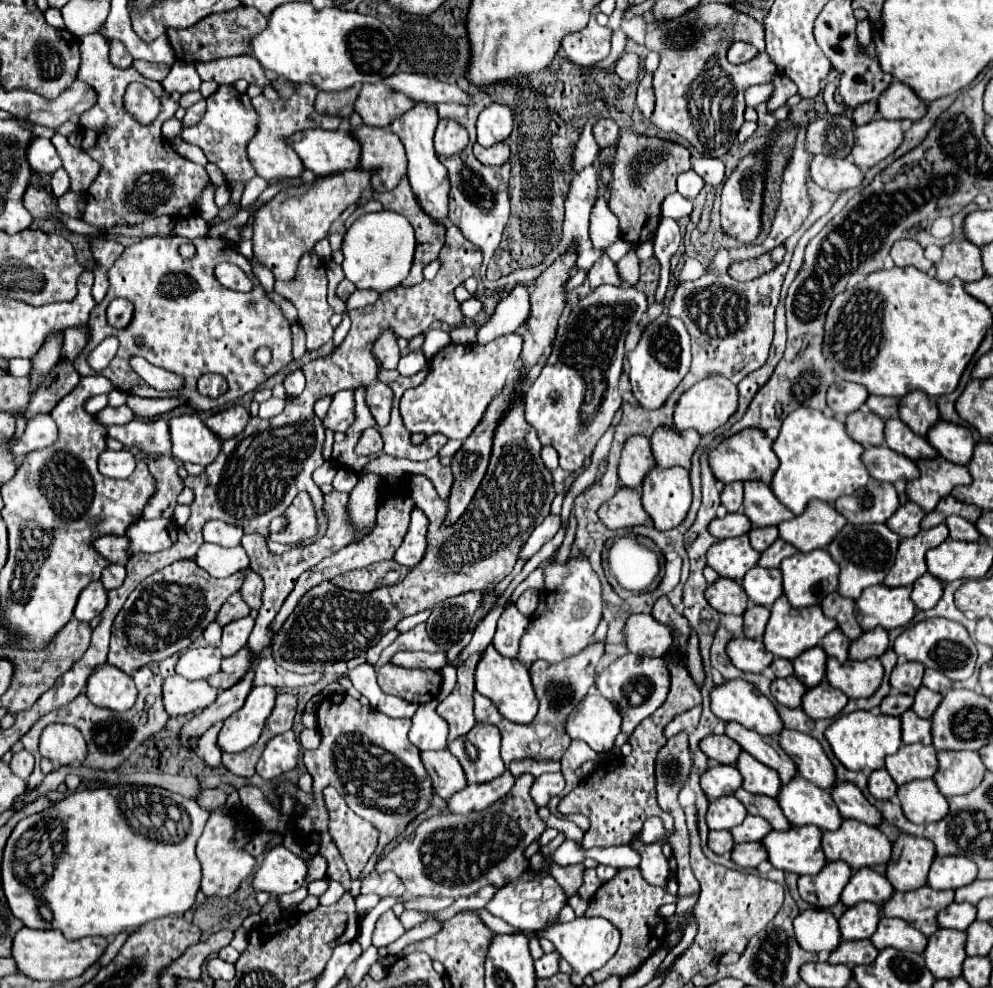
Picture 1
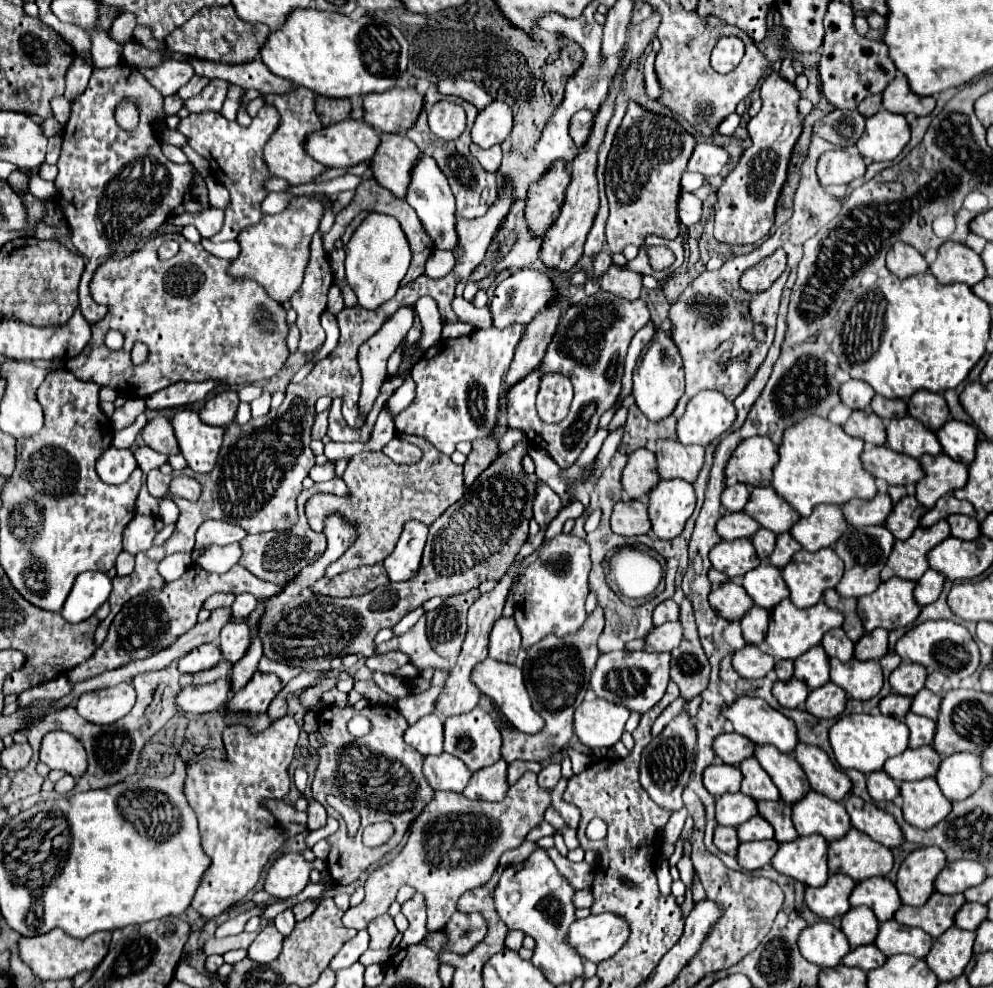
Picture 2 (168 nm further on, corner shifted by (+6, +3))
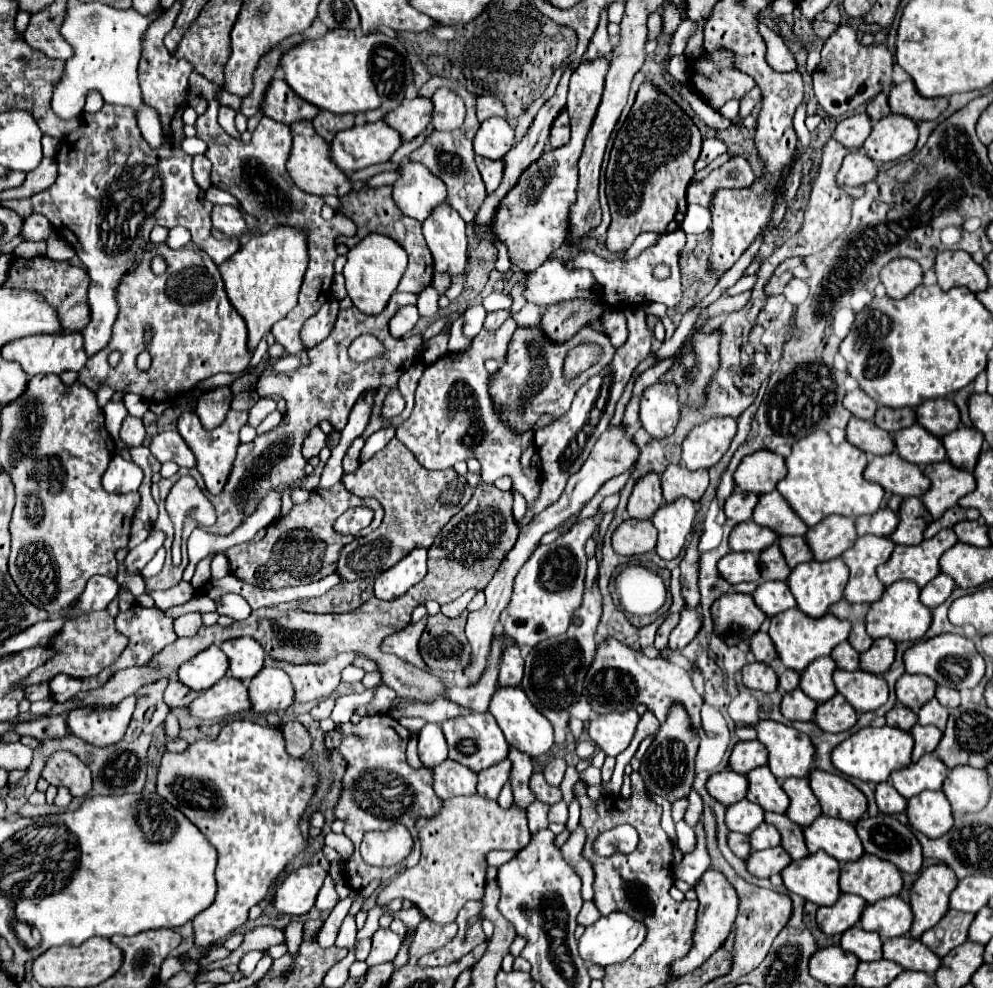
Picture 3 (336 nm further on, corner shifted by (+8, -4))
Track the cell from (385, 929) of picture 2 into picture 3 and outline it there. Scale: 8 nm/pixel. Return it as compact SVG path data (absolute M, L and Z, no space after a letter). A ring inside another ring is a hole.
M377 929L373 935L371 953L369 953L365 963L367 965L379 965L379 963L395 959L401 943L403 943L403 939L397 933L393 933L391 929Z

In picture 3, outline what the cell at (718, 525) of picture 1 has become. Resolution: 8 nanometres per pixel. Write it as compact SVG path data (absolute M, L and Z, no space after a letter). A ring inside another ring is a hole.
M743 521L733 527L733 531L729 535L729 547L733 551L759 553L765 547L769 547L771 543L775 543L775 539L777 539L777 535L771 529L761 527L753 521Z

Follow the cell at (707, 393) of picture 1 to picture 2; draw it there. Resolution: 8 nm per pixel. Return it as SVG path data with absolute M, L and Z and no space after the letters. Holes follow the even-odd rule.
M699 392L689 404L683 418L677 424L679 442L709 446L725 430L733 426L737 418L735 406L721 392Z

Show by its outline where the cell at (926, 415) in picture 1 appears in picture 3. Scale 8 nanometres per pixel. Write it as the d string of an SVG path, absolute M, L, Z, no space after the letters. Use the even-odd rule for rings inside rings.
M949 397L929 399L915 409L917 423L923 425L933 435L947 435L949 431L959 427L959 409Z

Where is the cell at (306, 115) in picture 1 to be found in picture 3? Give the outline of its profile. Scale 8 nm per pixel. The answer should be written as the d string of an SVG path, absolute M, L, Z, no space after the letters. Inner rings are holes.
M293 123L291 125L291 135L293 135L293 147L291 147L291 155L287 159L287 171L289 177L293 179L293 183L297 183L297 187L301 187L301 191L311 193L311 195L345 195L351 191L351 181L347 179L347 175L343 171L339 171L331 159L329 159L329 143L325 143L325 139L321 139L321 135L317 135L317 131L313 131L313 123Z

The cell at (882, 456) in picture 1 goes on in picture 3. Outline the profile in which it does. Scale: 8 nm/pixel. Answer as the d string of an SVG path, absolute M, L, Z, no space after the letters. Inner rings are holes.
M895 451L889 455L873 457L863 477L901 497L921 497L931 485L931 481L917 465L903 461Z

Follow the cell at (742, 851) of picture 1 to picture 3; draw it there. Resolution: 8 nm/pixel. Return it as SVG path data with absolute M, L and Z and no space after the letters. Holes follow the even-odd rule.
M783 847L751 851L747 857L747 871L755 877L771 877L773 873L779 873L789 863L791 857L785 853Z

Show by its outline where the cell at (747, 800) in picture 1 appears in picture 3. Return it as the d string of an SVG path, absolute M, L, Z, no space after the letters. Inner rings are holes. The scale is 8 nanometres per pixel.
M769 811L769 813L765 813L765 821L773 823L773 827L777 827L777 831L781 833L781 847L791 855L791 859L803 859L809 855L805 841L803 841L801 827L797 827L797 823L793 823L787 815Z

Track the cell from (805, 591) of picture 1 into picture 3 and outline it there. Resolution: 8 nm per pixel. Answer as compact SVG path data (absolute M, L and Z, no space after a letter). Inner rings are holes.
M841 559L799 563L791 569L787 585L801 609L809 617L823 617L829 605L843 597L849 569Z

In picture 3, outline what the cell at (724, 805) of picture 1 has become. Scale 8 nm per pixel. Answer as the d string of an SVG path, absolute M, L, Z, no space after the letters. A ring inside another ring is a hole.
M743 799L743 801L727 807L725 825L727 825L729 831L737 831L737 833L747 835L763 821L763 815L765 815L765 811L757 803Z

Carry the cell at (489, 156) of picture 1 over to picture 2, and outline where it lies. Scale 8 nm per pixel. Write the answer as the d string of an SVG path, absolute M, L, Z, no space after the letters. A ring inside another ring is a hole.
M471 144L471 154L479 160L479 164L487 170L487 172L497 172L499 164L501 164L501 146L493 146L493 148L479 148L475 144Z

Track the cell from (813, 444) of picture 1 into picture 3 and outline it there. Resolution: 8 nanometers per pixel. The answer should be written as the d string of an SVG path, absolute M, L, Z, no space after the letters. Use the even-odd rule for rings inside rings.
M813 431L805 439L799 439L785 463L787 475L777 483L777 491L807 527L817 525L825 515L831 513L851 519L865 513L875 513L885 495L881 485L863 479L863 469L867 467L865 451L857 449L849 441L835 445L825 431Z

